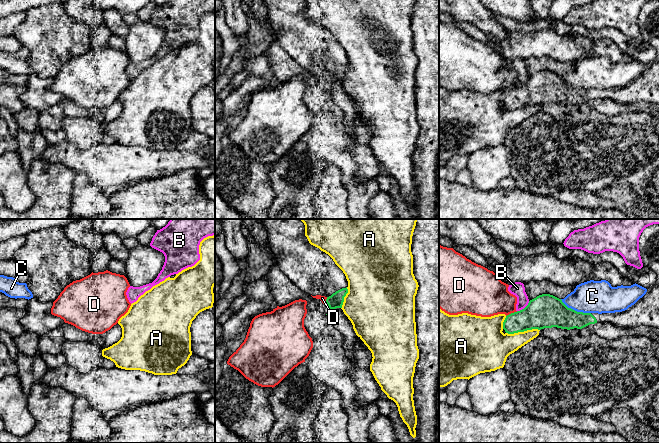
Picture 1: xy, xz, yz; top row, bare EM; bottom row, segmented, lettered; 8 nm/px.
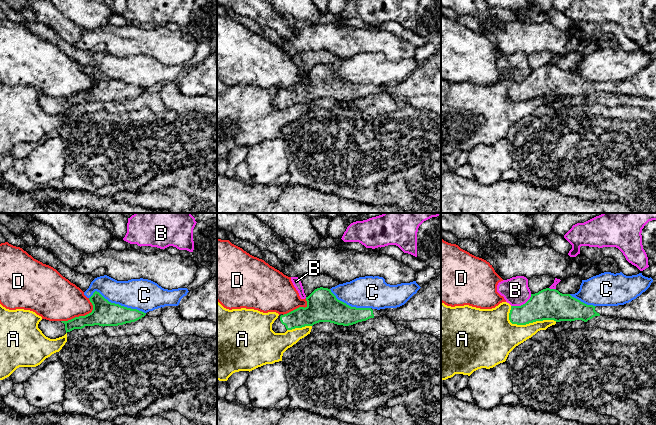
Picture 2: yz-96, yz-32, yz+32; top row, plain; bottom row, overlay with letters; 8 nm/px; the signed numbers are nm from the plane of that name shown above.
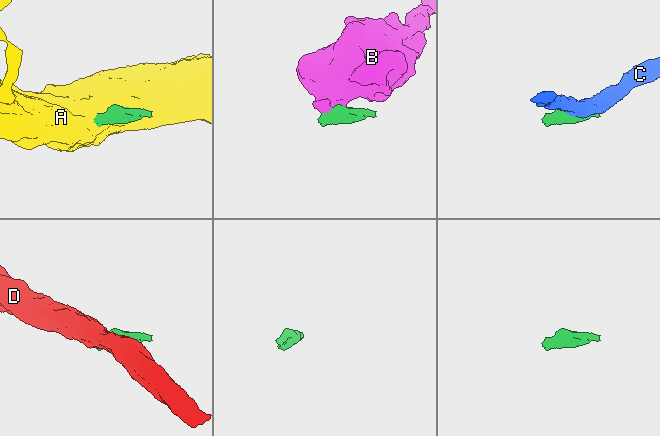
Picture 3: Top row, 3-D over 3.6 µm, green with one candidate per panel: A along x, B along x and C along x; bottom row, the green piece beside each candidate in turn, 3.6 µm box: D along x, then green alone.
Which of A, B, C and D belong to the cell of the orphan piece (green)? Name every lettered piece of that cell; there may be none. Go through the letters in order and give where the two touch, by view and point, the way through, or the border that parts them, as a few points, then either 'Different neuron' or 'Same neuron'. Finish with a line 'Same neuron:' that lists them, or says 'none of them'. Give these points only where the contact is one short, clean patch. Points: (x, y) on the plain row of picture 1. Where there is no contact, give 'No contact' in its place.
A: Touches green at yz (522, 107). Different neuron
B: Touches green at yz (524, 84). Boundary: yz (529, 77), (523, 84), (517, 87). Different neuron
C: Touches green at yz (574, 86). Different neuron
D: Touches green at yz (511, 89). Different neuron
Same neuron: none of them

